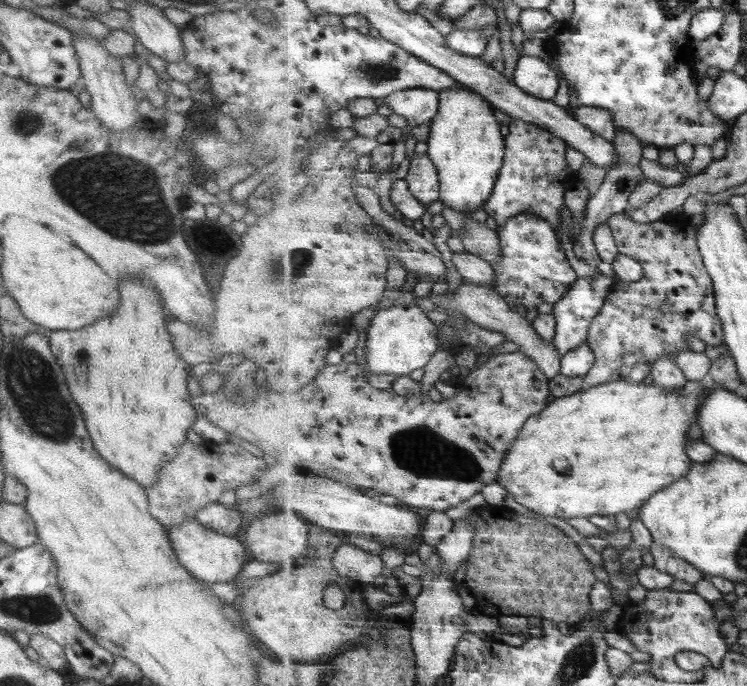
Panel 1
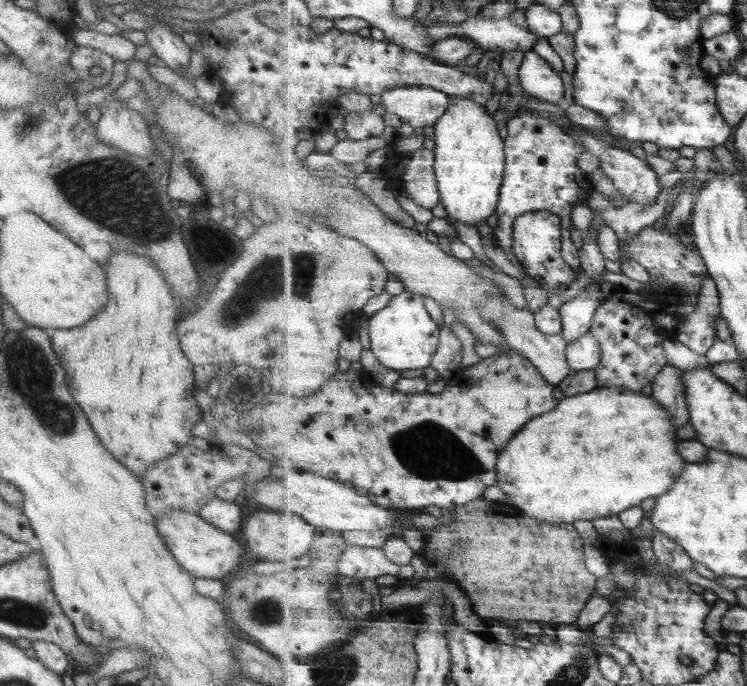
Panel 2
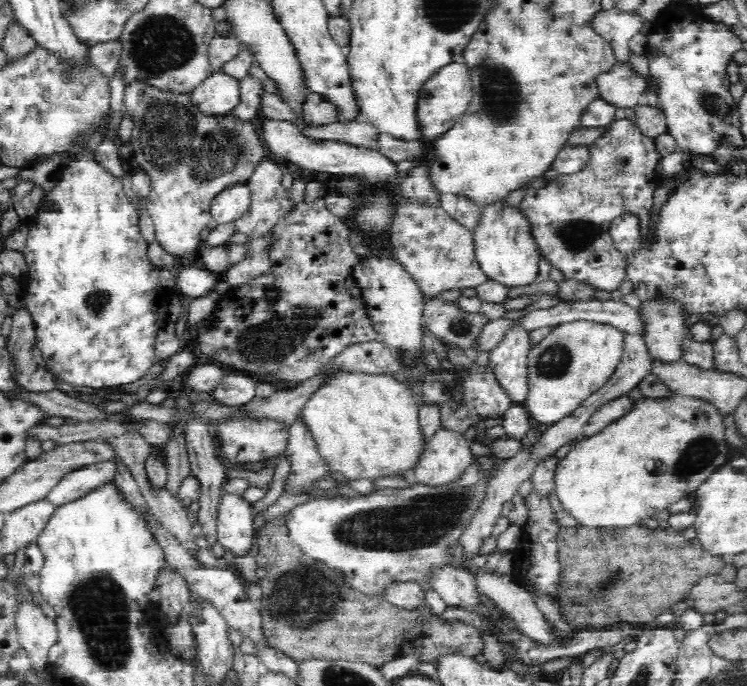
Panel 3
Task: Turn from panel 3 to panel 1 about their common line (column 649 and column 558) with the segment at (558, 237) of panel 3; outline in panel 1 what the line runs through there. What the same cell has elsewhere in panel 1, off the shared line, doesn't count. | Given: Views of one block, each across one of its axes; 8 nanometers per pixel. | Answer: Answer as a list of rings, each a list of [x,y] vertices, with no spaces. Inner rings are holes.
[[[512,119],[506,136],[504,166],[500,171],[497,185],[483,210],[490,222],[503,227],[511,216],[533,213],[556,225],[565,208],[565,192],[578,185],[576,173],[567,161],[567,141],[537,125],[523,119]]]

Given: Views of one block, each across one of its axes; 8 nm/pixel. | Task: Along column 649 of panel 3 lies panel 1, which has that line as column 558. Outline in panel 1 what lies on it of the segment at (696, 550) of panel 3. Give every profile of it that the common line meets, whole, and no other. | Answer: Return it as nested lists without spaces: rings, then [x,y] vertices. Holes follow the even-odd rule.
[[[493,505],[473,509],[468,520],[477,532],[463,584],[471,588],[479,602],[485,598],[485,608],[483,604],[478,606],[479,614],[535,616],[567,624],[586,620],[593,606],[590,597],[597,578],[577,542],[561,528]]]

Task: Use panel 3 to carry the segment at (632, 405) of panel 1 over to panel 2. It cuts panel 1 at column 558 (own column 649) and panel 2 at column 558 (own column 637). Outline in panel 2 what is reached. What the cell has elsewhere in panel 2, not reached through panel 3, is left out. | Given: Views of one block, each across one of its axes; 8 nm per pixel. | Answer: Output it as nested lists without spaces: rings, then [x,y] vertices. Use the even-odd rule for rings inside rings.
[[[597,388],[585,394],[577,394],[571,397],[563,397],[558,400],[555,410],[549,413],[541,414],[530,420],[522,429],[515,435],[515,438],[505,447],[503,453],[499,455],[499,477],[497,485],[501,490],[505,490],[505,494],[509,496],[509,500],[513,502],[514,508],[529,514],[531,518],[537,518],[542,522],[549,524],[564,523],[573,524],[576,520],[593,521],[595,518],[606,518],[607,516],[621,515],[633,507],[639,506],[647,499],[657,499],[662,494],[669,492],[671,487],[677,482],[681,476],[681,472],[685,469],[685,460],[679,458],[679,450],[677,450],[677,442],[679,438],[675,438],[677,426],[673,424],[673,418],[667,414],[665,406],[661,406],[653,395],[649,396],[641,394],[641,392],[633,392],[633,390],[625,390],[625,388]]]

